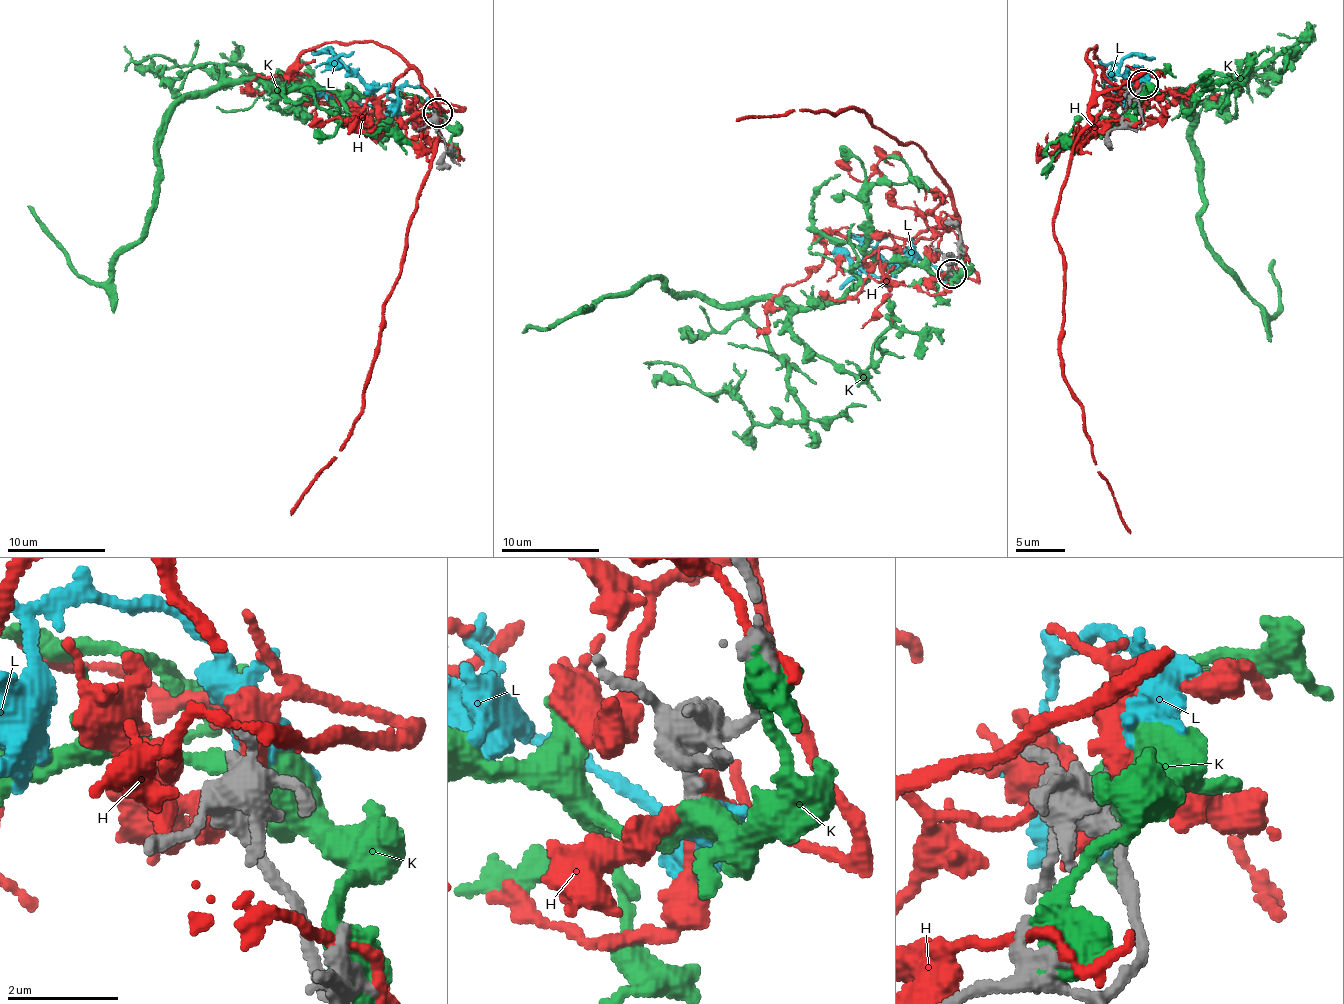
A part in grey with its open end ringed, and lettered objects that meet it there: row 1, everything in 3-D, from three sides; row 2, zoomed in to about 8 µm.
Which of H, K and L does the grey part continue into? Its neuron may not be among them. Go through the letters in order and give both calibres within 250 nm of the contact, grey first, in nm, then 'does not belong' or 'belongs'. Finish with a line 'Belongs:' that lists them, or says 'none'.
H: 400/440 nm | does not belong
K: 320/460 nm | does not belong
L: 300/480 nm | belongs
Belongs: L

